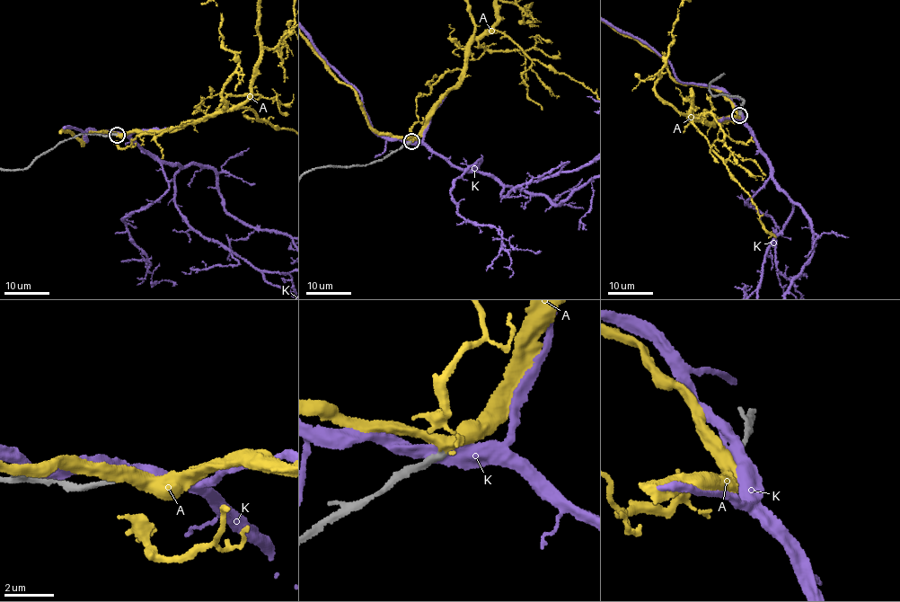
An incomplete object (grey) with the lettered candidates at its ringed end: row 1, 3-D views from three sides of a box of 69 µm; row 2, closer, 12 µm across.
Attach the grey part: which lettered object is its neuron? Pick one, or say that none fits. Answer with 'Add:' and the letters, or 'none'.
Add: A

